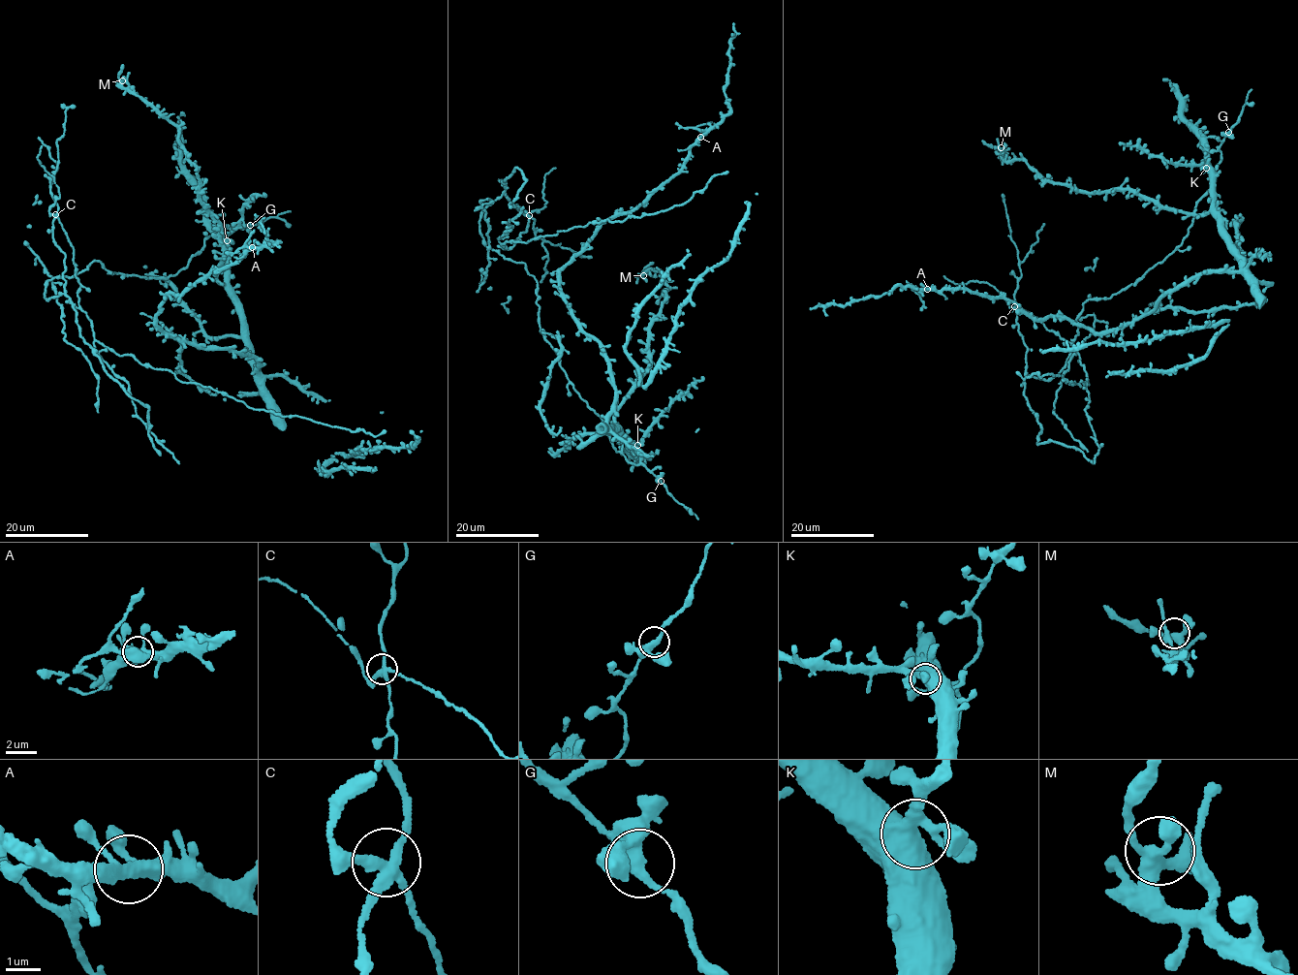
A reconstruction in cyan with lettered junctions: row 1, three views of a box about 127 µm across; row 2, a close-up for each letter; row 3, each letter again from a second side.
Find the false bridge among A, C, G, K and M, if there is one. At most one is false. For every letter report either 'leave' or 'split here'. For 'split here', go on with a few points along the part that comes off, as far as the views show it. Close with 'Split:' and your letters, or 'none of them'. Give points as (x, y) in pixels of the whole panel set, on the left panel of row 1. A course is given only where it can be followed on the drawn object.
A: leave
C: leave
G: leave
K: leave
M: leave
Split: none of them

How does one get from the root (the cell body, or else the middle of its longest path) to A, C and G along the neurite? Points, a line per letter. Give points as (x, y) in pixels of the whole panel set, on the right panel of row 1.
A: (1040, 379), (1065, 366), (1086, 299), (1182, 244), (1213, 170), (1240, 269), (1189, 278), (1116, 328), (927, 289)
C: (1040, 379), (1026, 374), (1028, 347), (1019, 333), (1014, 306)
G: (1040, 379), (1065, 366), (1086, 299), (1134, 284), (1182, 244), (1215, 181), (1228, 132)

